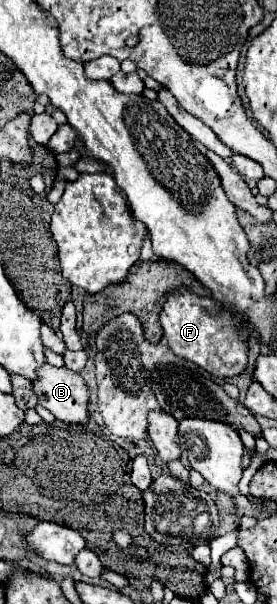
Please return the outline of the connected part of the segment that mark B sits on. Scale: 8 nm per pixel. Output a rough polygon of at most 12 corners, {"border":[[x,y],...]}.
{"border":[[43,364],[33,392],[57,422],[89,422],[77,372]]}

